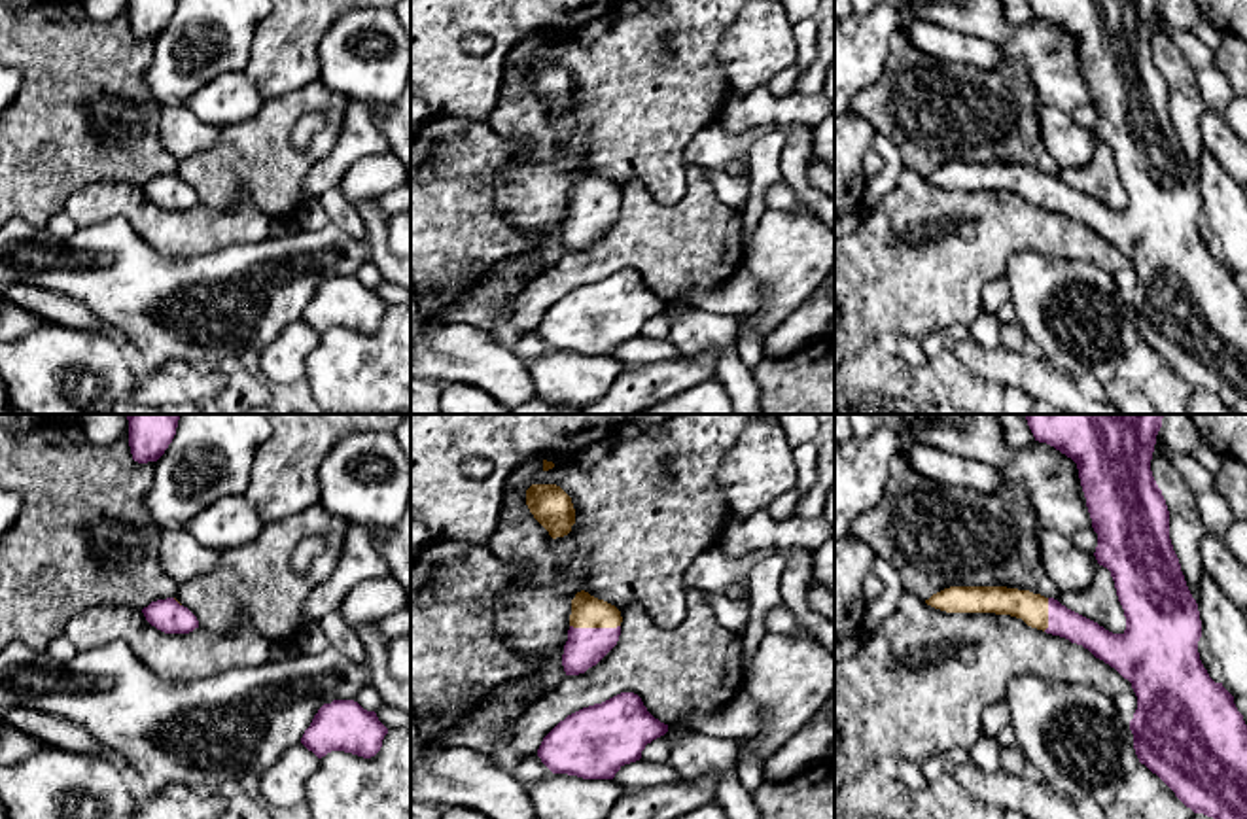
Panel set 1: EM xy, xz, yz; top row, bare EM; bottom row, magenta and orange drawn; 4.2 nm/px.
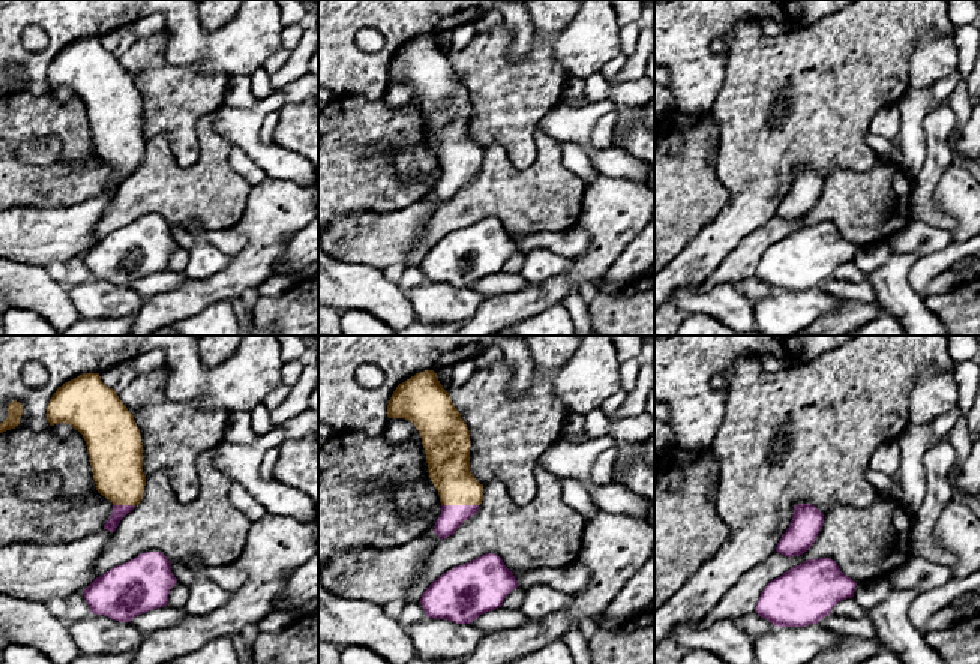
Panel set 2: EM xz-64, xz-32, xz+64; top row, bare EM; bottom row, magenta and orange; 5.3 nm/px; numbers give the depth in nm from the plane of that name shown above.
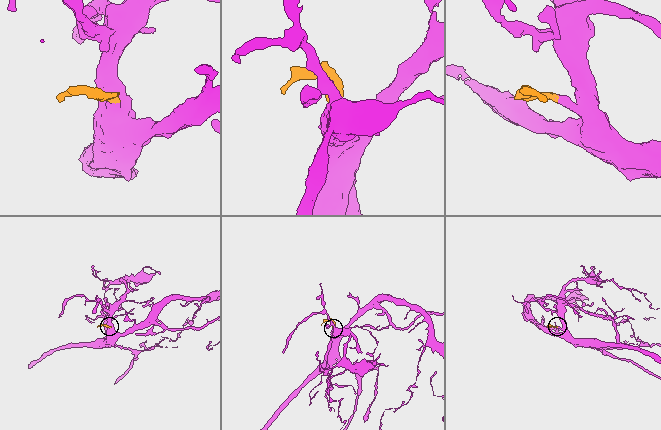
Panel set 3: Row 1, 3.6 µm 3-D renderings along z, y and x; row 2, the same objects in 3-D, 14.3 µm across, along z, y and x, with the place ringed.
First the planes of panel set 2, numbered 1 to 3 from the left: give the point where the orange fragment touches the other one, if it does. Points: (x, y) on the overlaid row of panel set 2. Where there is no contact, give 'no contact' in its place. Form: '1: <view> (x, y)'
1: xz-64 (125, 505)
2: xz-32 (459, 505)
3: no contact

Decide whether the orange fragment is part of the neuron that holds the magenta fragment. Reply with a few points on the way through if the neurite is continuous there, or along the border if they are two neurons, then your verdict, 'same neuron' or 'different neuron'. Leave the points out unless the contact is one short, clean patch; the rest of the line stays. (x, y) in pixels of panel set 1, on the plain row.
same neuron

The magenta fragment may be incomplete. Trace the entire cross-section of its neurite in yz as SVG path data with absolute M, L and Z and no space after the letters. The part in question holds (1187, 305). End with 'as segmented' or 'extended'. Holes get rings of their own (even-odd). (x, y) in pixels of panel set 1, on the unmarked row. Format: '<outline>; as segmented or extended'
M1027 0L1035 17L1046 19L1077 40L1092 104L1098 110L1096 136L1111 148L1118 178L1124 185L1126 206L1113 210L1098 199L1067 185L1054 174L1007 163L950 163L927 182L946 189L995 189L1022 195L1027 202L1082 221L1096 235L1115 244L1132 259L1137 286L1130 297L1133 325L1141 340L1156 350L1175 373L1194 390L1217 395L1236 414L1247 414L1247 301L1234 280L1234 272L1215 259L1198 229L1202 197L1179 134L1169 115L1169 87L1158 64L1150 36L1162 0Z; extended

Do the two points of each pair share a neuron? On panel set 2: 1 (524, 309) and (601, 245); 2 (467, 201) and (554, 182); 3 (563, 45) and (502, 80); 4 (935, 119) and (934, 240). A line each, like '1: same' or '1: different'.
1: same
2: same
3: different
4: different

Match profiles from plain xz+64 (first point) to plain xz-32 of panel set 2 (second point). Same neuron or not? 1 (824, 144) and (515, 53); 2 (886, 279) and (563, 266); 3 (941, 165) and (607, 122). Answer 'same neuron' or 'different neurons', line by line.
1: different neurons
2: same neuron
3: same neuron

